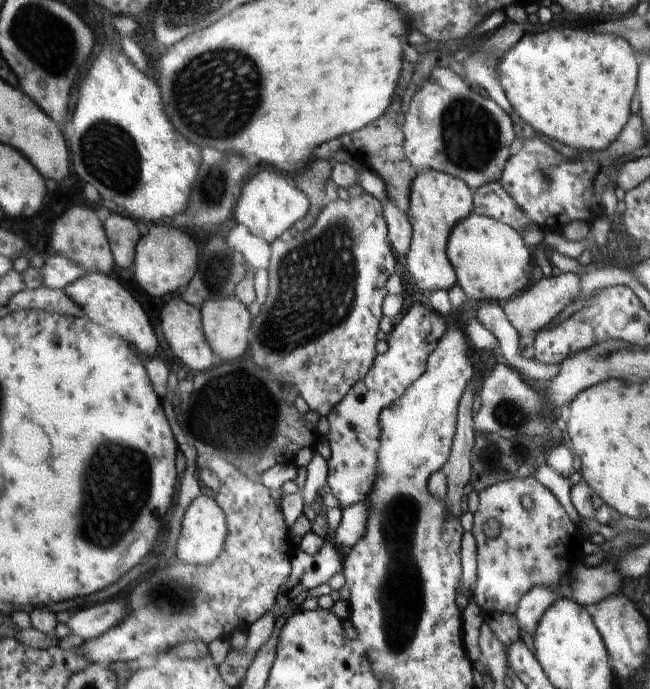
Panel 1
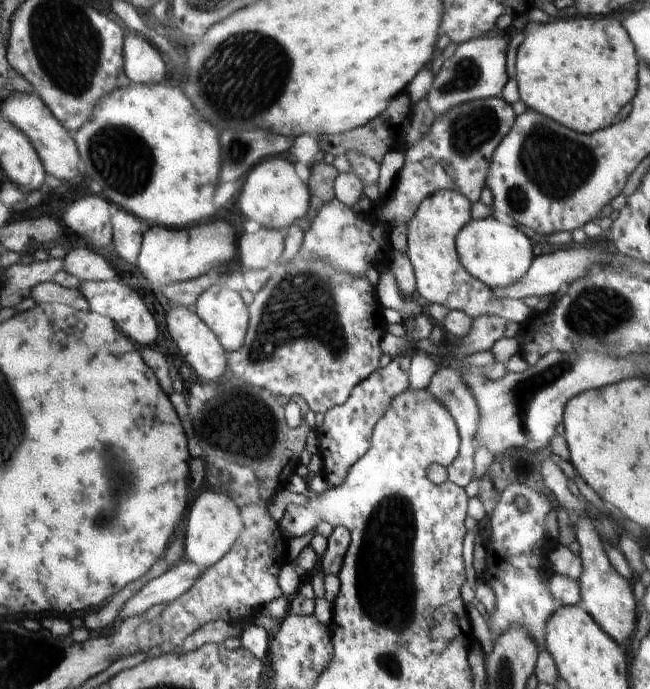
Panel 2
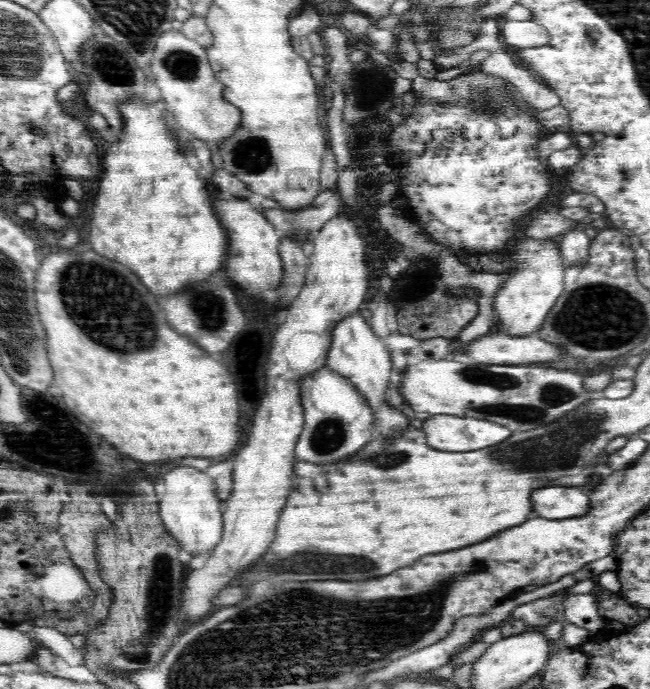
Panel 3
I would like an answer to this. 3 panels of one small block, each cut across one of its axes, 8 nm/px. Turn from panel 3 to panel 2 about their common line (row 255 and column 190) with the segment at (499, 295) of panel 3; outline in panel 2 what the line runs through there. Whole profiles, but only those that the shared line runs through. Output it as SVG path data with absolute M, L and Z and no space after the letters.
M204 490L198 494L188 512L185 524L184 559L194 562L200 570L216 564L232 548L243 528L239 506L232 498L220 492Z

